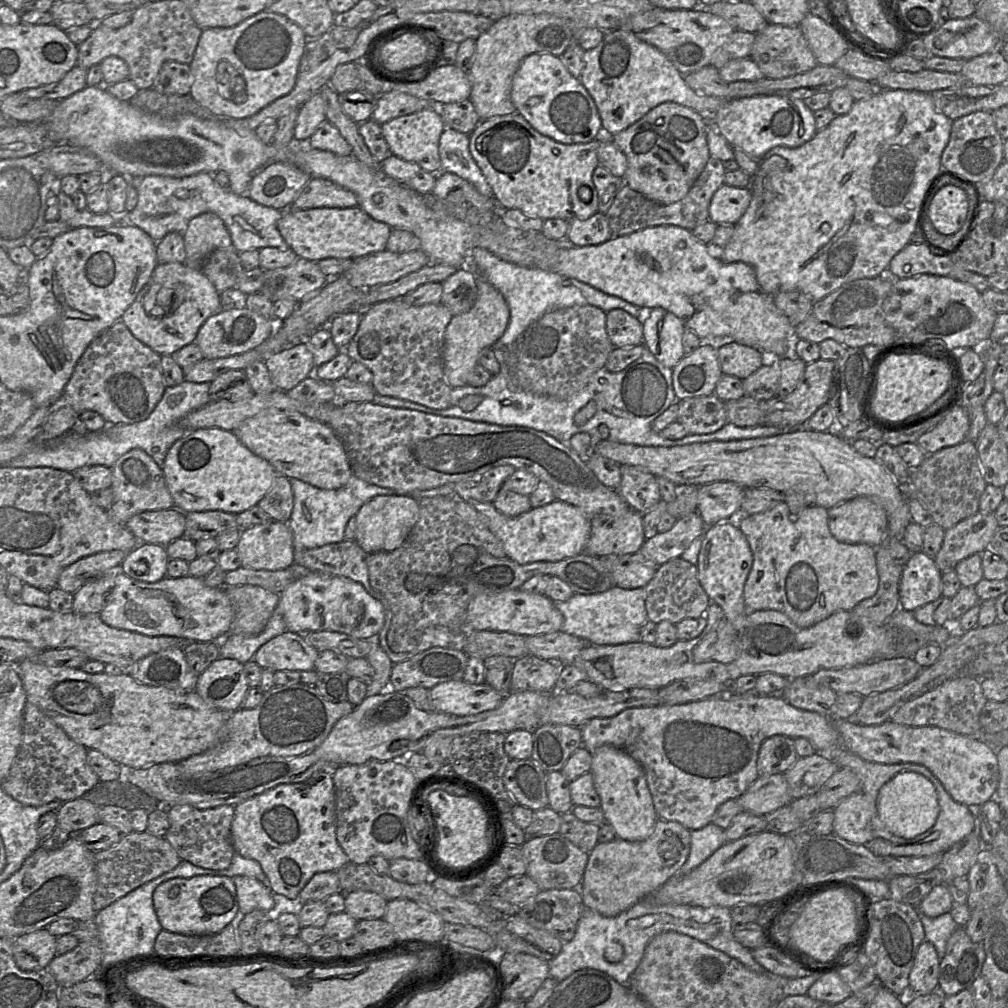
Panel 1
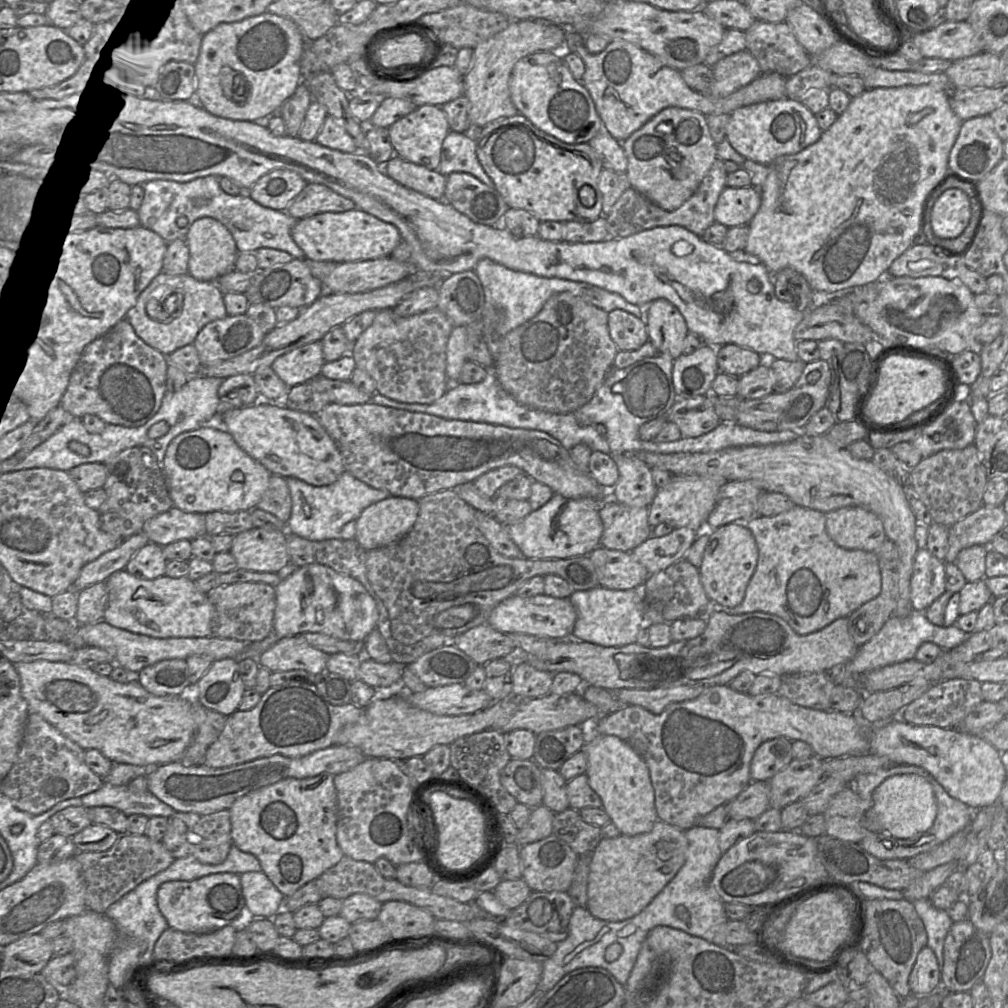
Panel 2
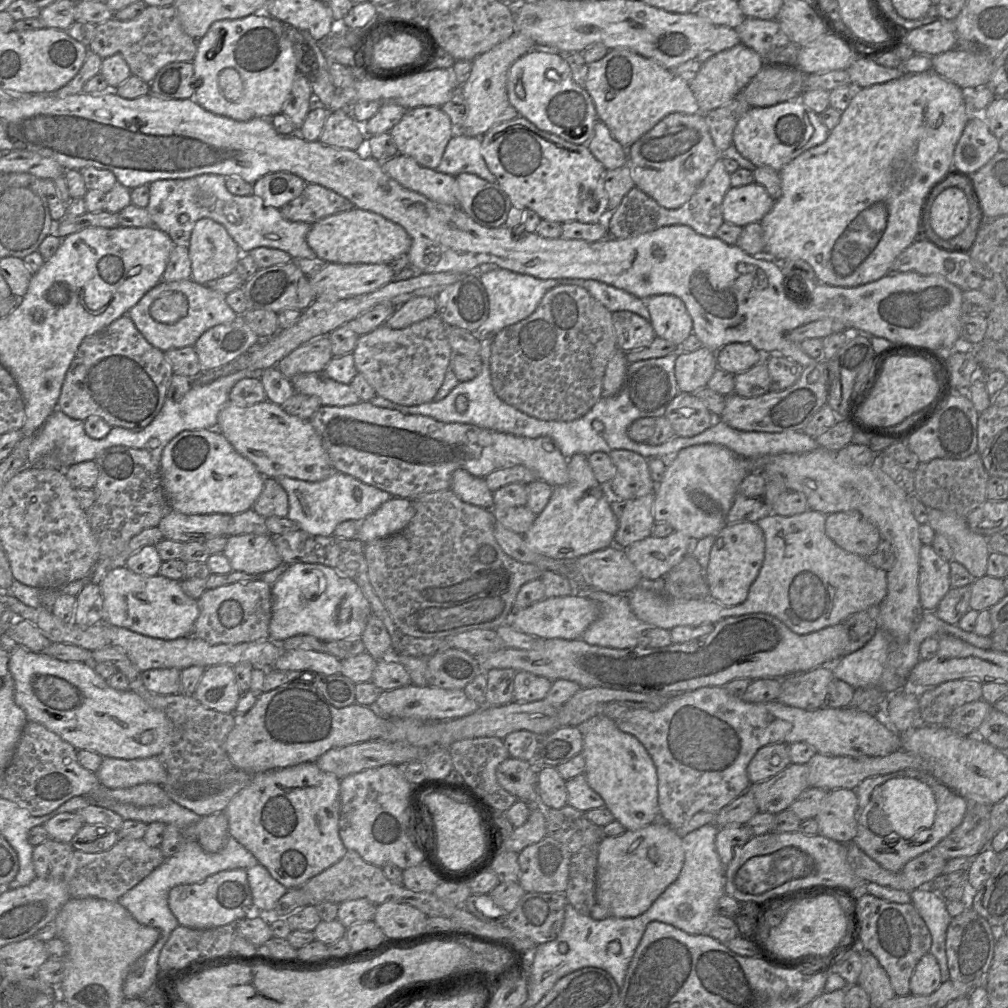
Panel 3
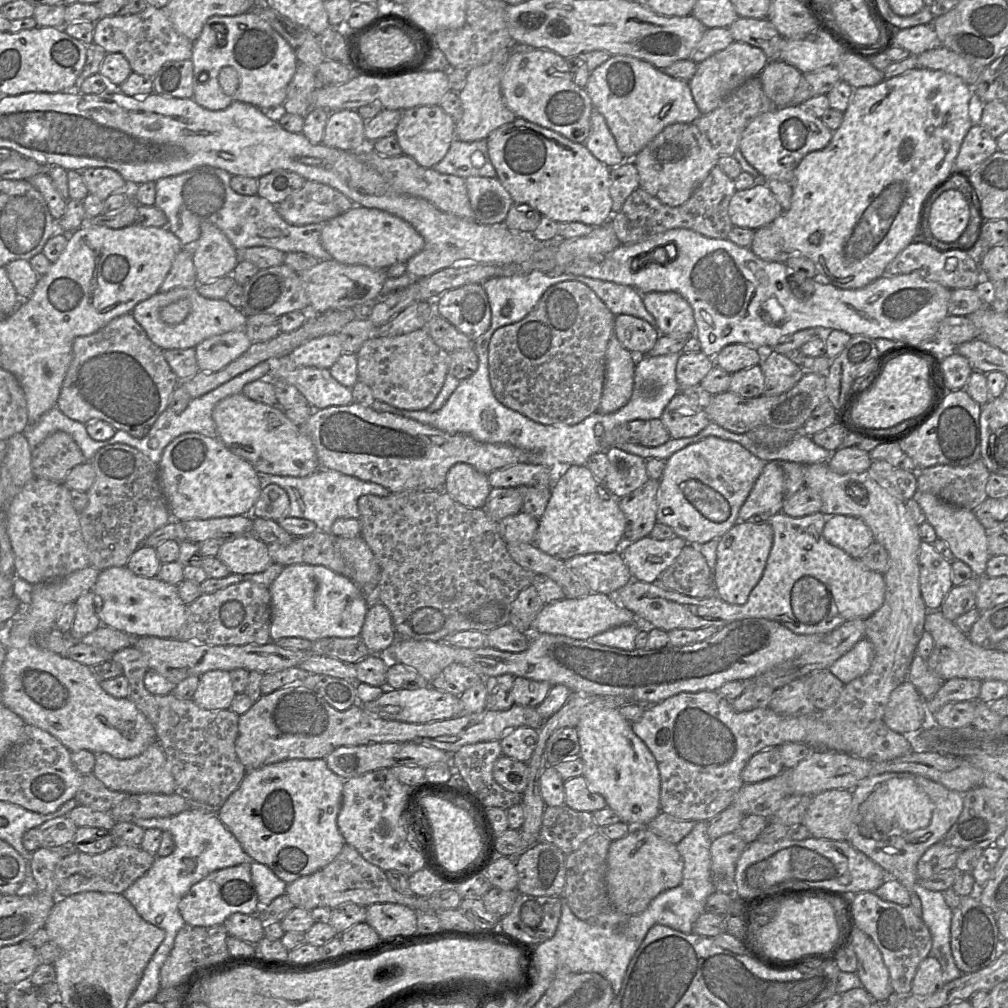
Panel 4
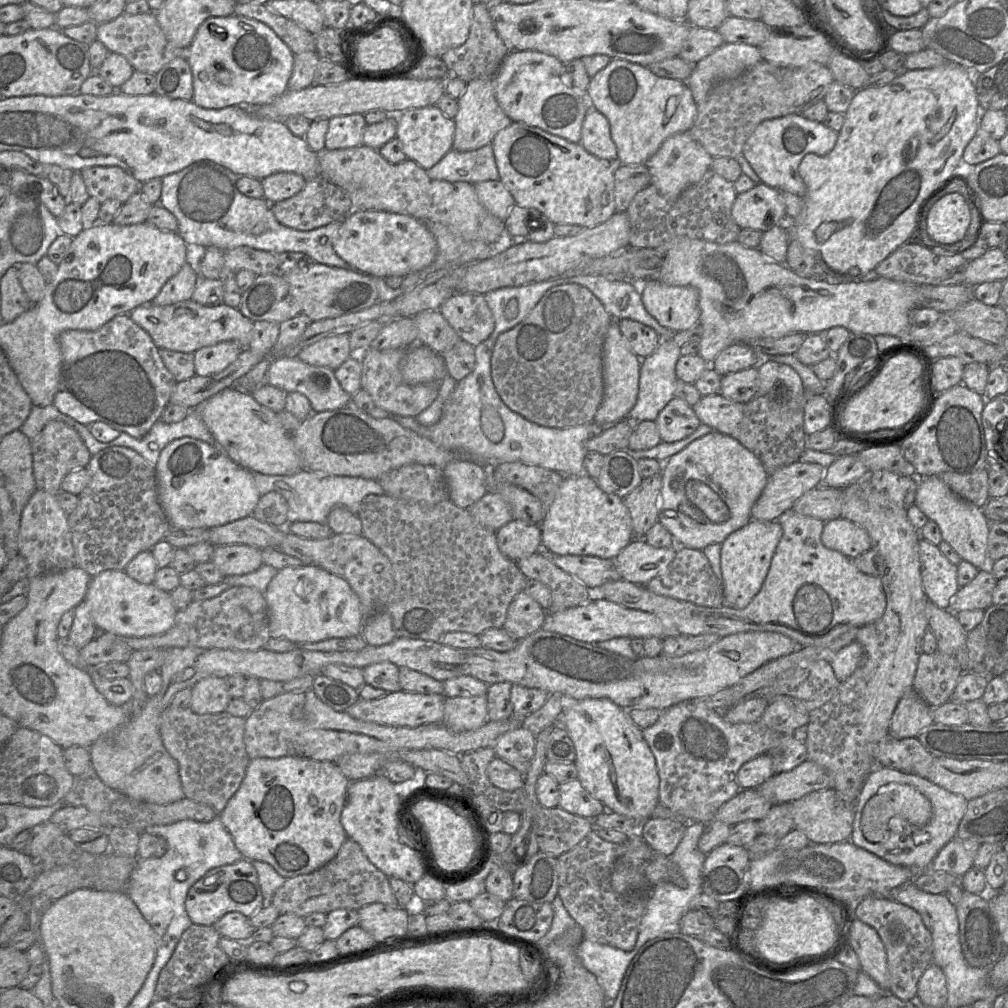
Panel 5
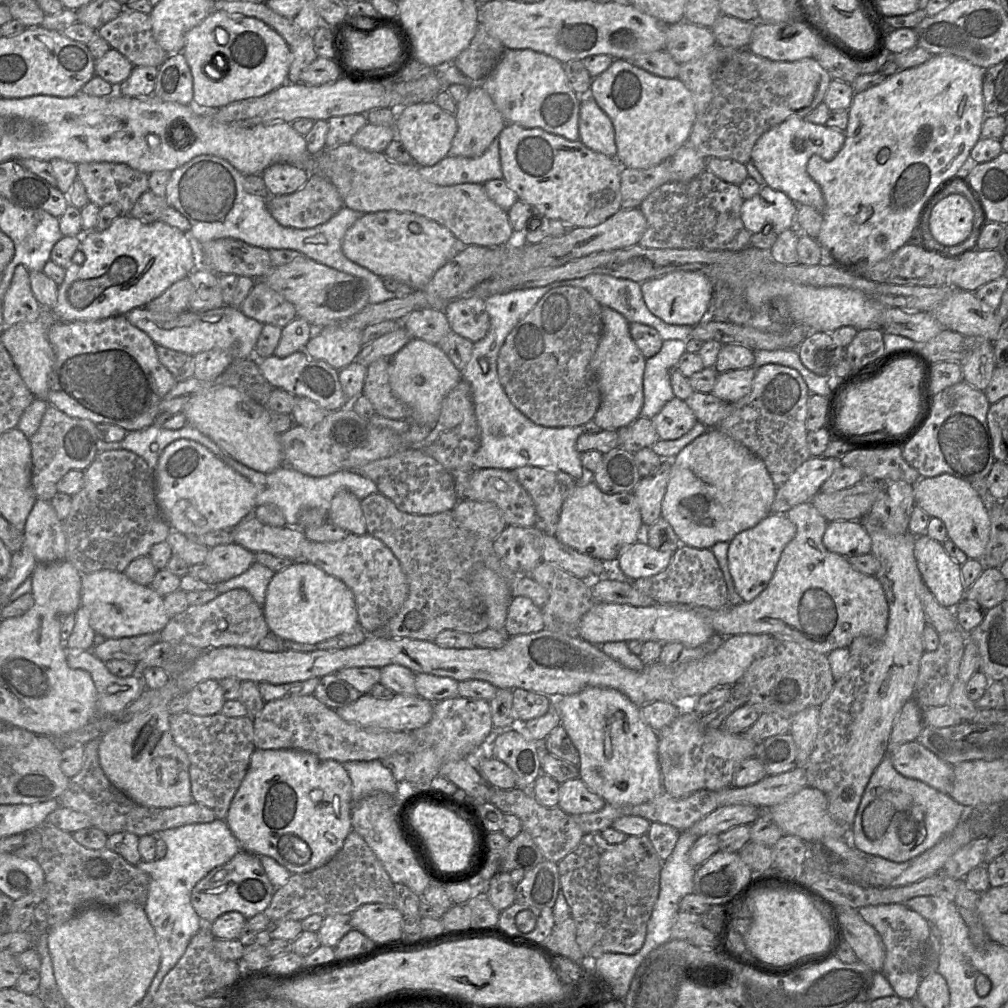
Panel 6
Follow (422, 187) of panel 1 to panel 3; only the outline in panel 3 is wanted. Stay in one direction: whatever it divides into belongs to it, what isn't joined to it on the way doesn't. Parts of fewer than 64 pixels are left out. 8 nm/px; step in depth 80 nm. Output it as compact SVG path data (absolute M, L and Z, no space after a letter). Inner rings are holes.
M401 154L381 165L384 172L403 187L432 201L458 206L458 185L454 176L423 167L413 158Z

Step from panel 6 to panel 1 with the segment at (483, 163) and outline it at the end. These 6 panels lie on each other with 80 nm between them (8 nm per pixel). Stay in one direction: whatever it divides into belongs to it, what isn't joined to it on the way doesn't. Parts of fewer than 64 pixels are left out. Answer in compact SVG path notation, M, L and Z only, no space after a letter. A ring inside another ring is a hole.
M446 127L440 136L439 155L441 172L453 173L471 183L480 194L493 197L493 190L470 153L469 134Z

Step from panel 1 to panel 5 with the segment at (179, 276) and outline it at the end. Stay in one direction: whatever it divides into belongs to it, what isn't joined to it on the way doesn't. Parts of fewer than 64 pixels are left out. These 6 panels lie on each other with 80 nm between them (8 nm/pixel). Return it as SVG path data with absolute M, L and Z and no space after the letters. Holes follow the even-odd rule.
M192 299L170 305L148 303L136 307L129 313L131 319L143 328L159 349L194 353L206 346L223 341L235 341L243 349L249 349L254 321L244 316L238 308L221 303L206 306Z

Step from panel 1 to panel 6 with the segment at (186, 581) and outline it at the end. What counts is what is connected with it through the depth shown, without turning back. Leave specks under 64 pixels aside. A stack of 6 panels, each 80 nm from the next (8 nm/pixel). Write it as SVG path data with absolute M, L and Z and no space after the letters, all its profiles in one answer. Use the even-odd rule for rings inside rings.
M99 570L82 575L81 607L87 610L95 633L106 639L160 633L171 618L166 613L163 598L150 585L139 585L124 572Z

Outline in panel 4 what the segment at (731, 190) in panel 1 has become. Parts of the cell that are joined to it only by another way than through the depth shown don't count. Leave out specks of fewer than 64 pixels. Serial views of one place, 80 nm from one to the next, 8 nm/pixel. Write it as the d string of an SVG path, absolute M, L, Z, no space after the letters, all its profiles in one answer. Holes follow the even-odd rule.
M762 180L750 188L736 190L728 206L732 225L752 230L772 224L782 212L779 202Z

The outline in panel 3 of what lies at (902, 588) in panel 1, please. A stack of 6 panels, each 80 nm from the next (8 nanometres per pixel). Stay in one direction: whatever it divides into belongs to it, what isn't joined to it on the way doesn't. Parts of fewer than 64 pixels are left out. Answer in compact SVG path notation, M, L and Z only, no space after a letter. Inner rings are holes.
M922 544L919 556L919 598L925 611L934 612L951 589L950 561L940 557L931 544Z

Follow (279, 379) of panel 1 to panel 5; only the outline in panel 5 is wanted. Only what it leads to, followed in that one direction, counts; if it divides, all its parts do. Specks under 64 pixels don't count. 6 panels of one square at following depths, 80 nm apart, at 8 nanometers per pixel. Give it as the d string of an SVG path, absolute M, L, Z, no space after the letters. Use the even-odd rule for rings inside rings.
M340 334L323 338L307 346L297 358L313 366L335 370L352 355L354 351L350 345L349 334Z

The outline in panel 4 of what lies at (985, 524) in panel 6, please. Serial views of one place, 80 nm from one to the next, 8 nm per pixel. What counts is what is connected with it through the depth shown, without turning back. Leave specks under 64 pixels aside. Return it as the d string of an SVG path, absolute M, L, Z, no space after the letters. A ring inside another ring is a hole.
M918 492L915 499L925 513L926 521L933 526L937 537L948 544L954 558L966 563L974 576L986 576L987 562L990 557L987 531L975 516L974 511L949 504L930 493Z

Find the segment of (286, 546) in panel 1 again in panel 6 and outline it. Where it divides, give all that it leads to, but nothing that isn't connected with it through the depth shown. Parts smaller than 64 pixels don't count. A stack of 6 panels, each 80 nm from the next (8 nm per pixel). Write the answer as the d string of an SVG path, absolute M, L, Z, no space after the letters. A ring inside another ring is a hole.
M232 543L210 548L204 564L220 583L241 575L255 562L255 553Z

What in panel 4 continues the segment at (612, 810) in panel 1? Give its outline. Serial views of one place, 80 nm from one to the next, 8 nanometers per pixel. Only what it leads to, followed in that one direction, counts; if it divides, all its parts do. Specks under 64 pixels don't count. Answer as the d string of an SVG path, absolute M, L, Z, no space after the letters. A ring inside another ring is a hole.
M619 709L591 711L581 718L576 730L583 774L591 792L600 794L621 822L645 827L660 812L661 779L657 762L646 744L632 730Z

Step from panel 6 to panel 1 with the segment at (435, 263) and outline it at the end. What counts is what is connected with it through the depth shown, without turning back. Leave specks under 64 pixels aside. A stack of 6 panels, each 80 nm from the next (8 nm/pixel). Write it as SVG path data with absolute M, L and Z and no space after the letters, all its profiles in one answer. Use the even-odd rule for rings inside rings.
M359 206L283 210L277 228L289 248L298 258L314 262L326 258L356 259L384 251L392 231L389 225L374 220Z

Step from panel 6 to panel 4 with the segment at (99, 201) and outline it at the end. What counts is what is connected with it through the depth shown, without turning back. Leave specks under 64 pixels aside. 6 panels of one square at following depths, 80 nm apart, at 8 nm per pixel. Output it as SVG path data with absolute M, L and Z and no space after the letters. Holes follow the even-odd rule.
M107 167L86 168L82 172L89 193L103 201L111 194L127 191L131 187L116 170Z

